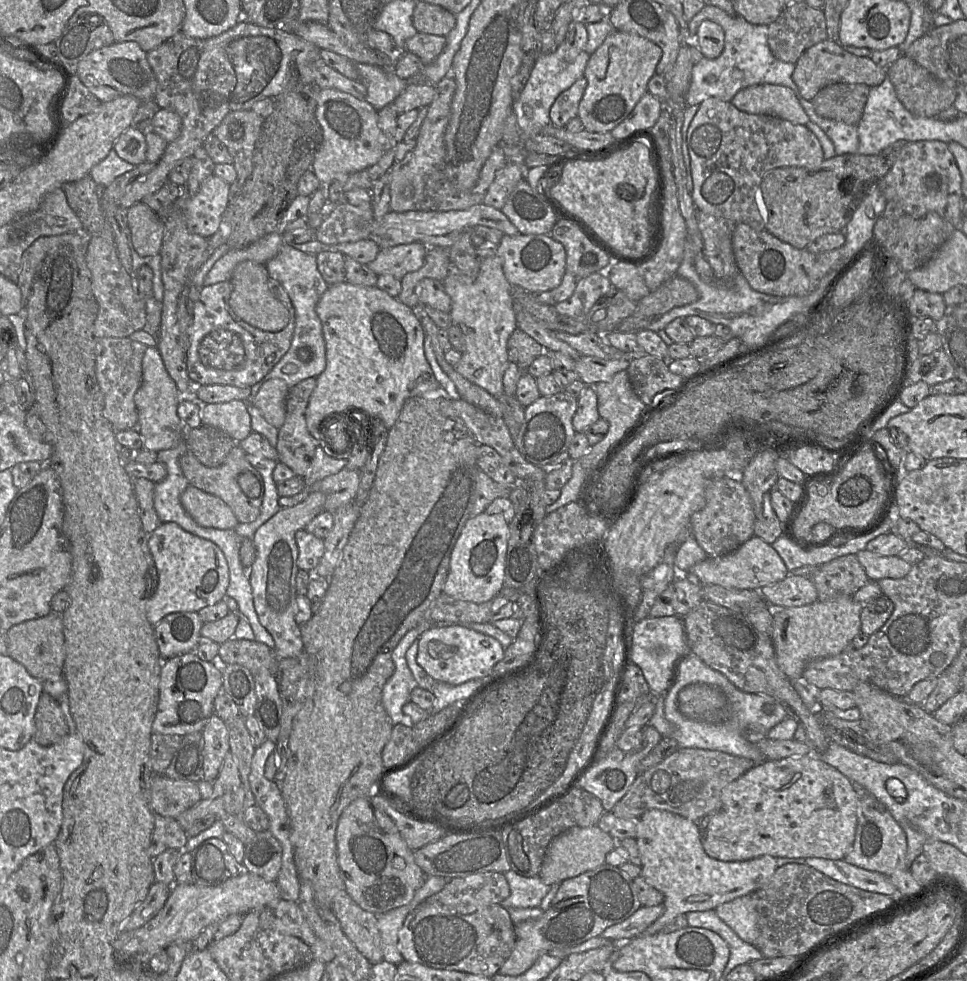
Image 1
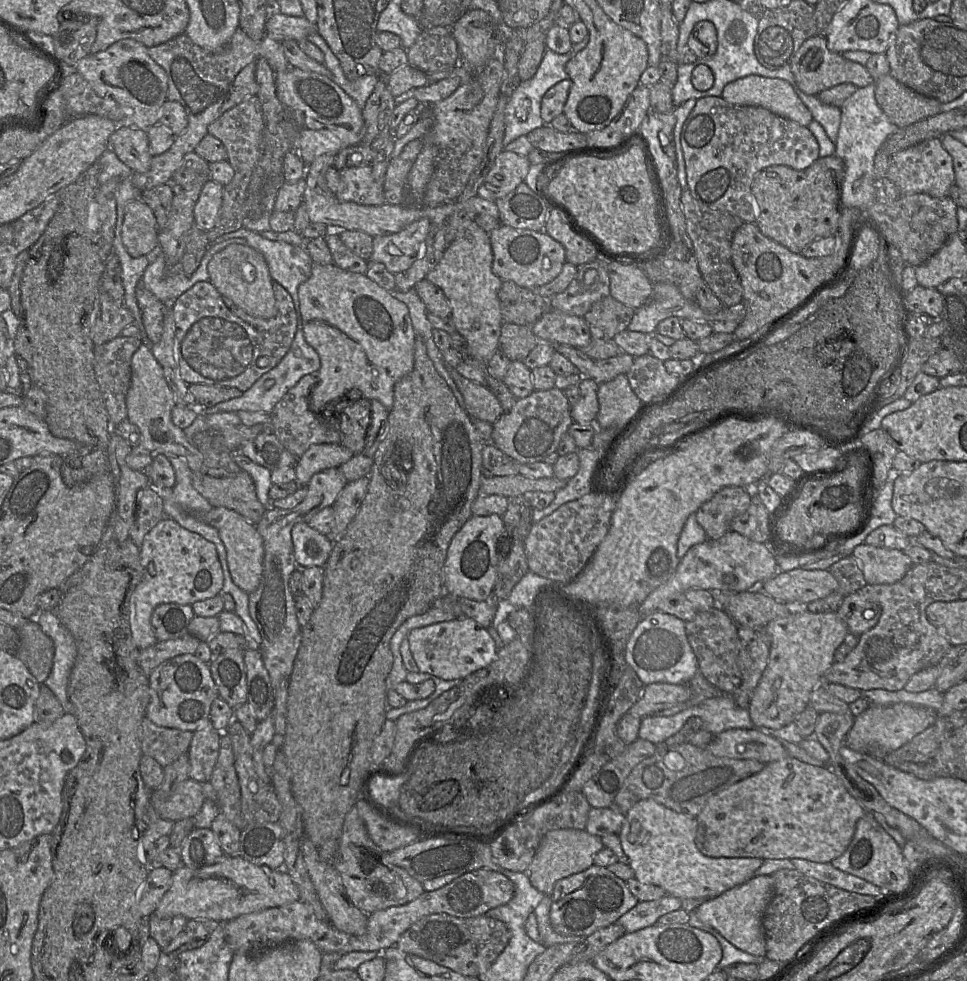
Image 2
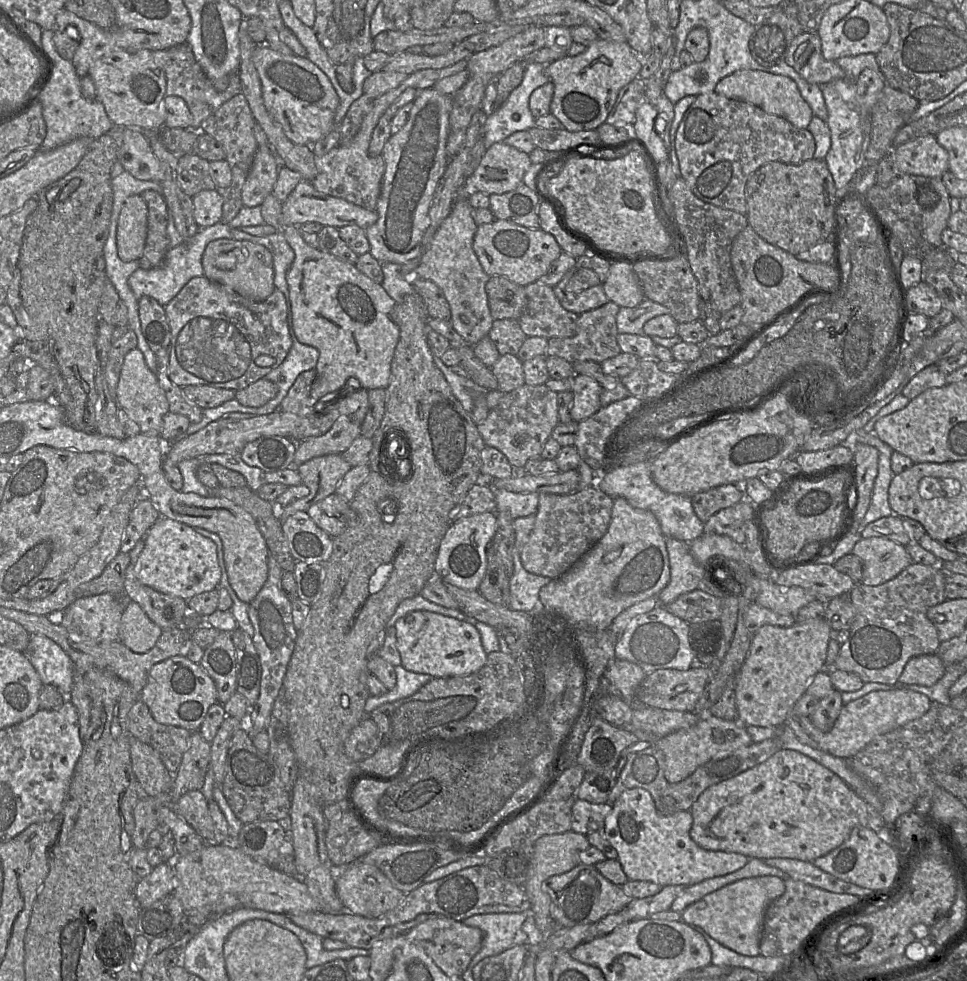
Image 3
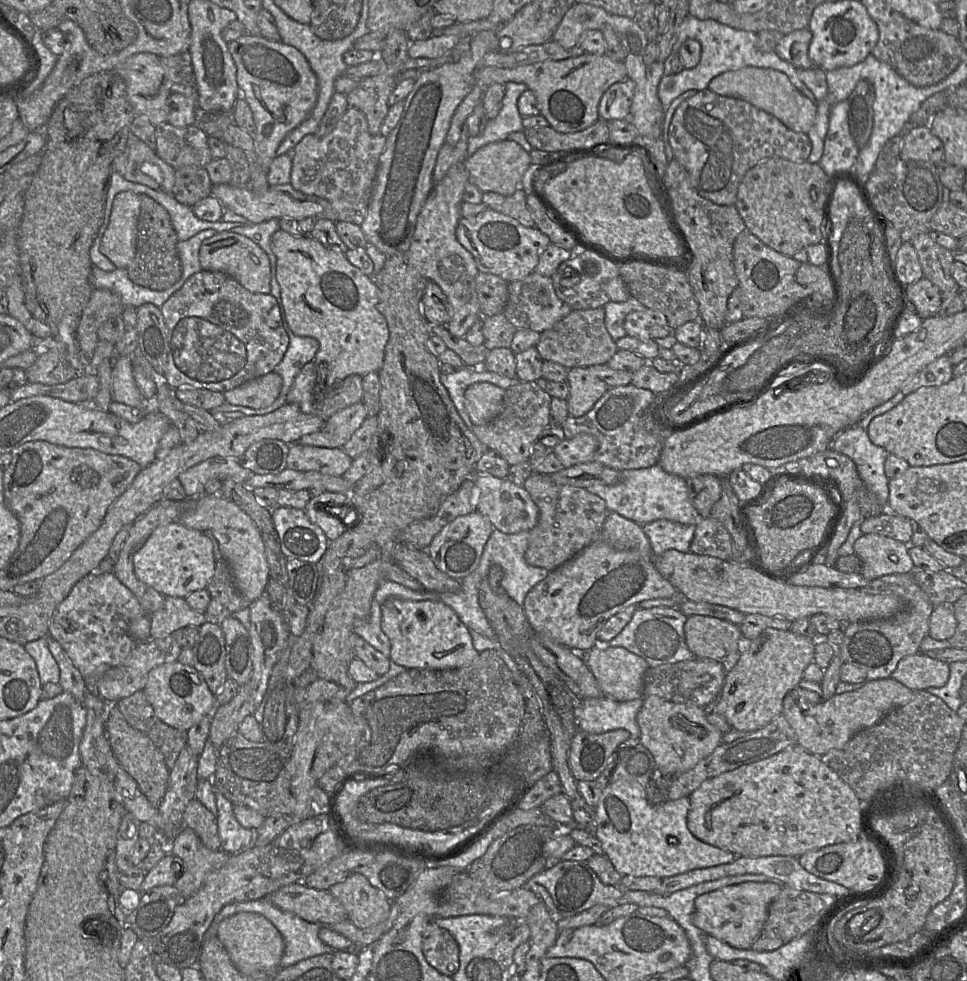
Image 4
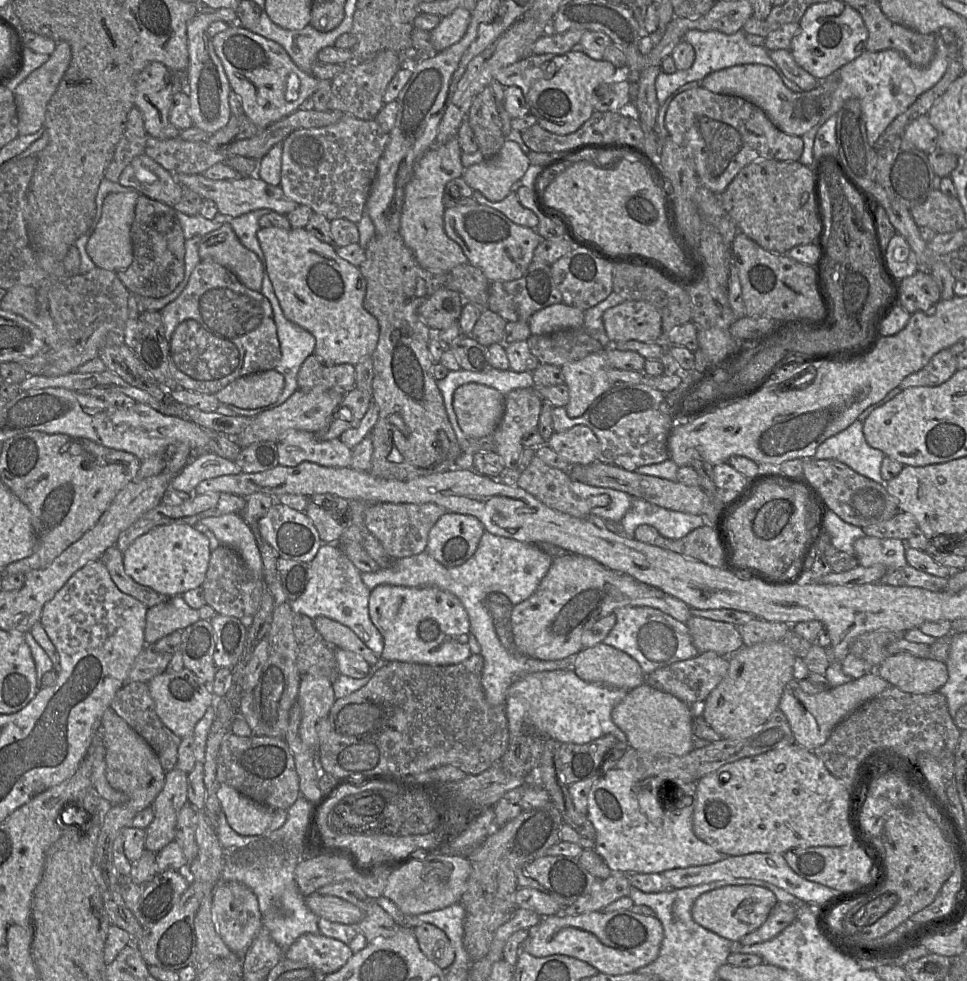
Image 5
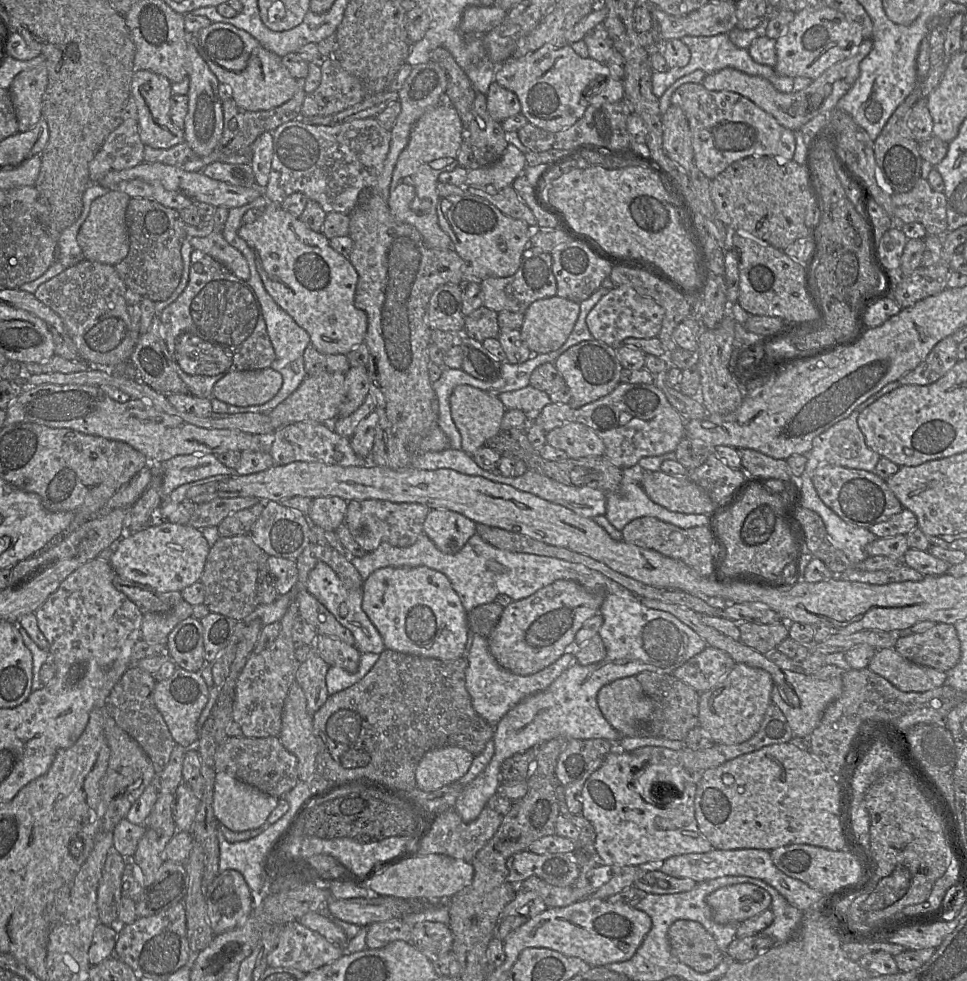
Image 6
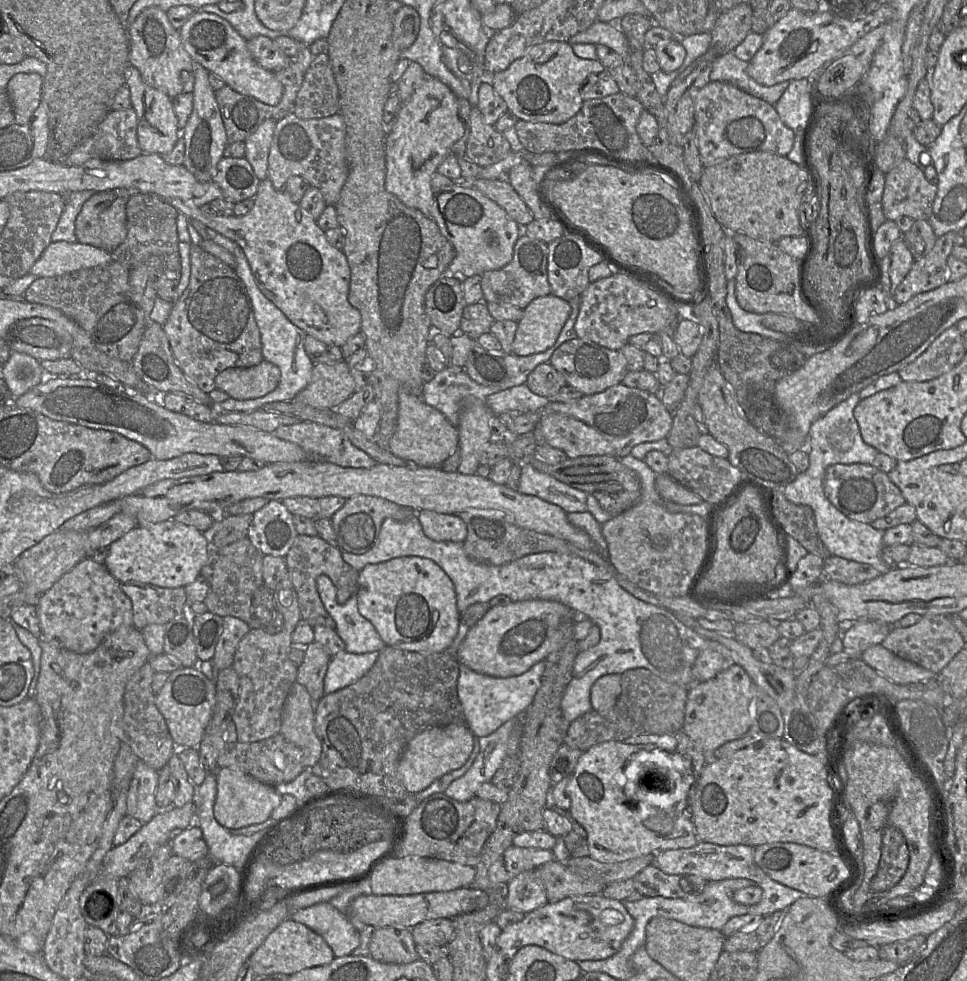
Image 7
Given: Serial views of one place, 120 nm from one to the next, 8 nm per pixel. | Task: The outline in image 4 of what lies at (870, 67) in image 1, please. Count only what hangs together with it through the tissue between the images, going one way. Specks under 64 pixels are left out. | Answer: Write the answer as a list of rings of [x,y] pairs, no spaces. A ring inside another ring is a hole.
[[[808,28],[795,30],[784,35],[777,44],[775,53],[797,69],[815,67],[808,55],[811,40],[812,32]]]

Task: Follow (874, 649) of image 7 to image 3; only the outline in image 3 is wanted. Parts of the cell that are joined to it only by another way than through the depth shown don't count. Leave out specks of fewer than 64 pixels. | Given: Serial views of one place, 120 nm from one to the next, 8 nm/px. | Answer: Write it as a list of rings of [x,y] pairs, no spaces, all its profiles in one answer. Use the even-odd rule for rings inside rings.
[[[936,653],[916,656],[906,663],[898,683],[931,687],[944,676],[945,672],[946,666]]]

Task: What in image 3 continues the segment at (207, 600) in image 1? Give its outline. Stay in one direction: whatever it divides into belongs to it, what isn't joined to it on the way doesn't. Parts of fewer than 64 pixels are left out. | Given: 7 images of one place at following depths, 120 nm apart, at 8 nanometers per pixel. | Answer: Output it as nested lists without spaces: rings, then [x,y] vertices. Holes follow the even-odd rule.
[[[160,518],[145,536],[145,546],[136,562],[136,575],[142,584],[185,601],[198,594],[217,590],[221,569],[216,544],[191,526]],[[135,602],[125,604],[120,624],[120,641],[135,653],[151,650],[160,638],[163,629],[155,624]]]

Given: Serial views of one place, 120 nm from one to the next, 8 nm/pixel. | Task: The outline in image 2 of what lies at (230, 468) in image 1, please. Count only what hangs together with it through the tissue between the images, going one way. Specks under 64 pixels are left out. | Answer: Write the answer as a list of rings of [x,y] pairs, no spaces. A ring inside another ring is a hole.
[[[243,470],[231,478],[193,472],[193,486],[213,507],[231,509],[252,524],[257,524],[267,510],[257,497],[252,477]]]

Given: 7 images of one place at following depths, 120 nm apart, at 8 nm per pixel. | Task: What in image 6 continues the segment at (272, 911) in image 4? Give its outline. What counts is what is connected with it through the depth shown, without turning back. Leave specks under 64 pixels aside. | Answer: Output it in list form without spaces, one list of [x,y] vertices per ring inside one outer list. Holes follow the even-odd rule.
[[[299,780],[293,789],[291,789],[283,797],[281,797],[287,800],[289,803],[289,810],[286,812],[286,814],[282,816],[278,821],[271,824],[265,831],[263,831],[258,836],[245,841],[240,841],[240,842],[227,841],[227,839],[224,837],[221,830],[219,829],[219,823],[218,823],[217,838],[219,841],[219,872],[223,872],[225,870],[231,869],[241,873],[252,892],[252,895],[254,897],[254,902],[258,896],[262,896],[264,894],[264,892],[268,888],[268,882],[271,880],[276,880],[284,870],[281,868],[279,862],[279,856],[280,856],[282,845],[284,843],[287,834],[294,826],[302,808],[304,807],[304,805],[312,795],[313,792],[311,792],[311,788],[308,782]]]

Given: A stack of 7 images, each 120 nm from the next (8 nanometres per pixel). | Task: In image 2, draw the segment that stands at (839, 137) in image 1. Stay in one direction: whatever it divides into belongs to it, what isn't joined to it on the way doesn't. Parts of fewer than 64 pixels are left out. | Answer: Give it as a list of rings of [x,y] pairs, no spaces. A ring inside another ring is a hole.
[[[786,66],[780,67],[780,69],[786,70],[787,74],[791,76],[791,79],[796,87],[795,91],[797,94],[799,94],[799,98],[810,110],[814,120],[816,120],[823,126],[830,140],[835,143],[841,121],[840,108],[832,105],[826,105],[819,100],[818,96],[808,95],[804,93],[798,87],[794,74],[791,71],[791,68],[787,68]]]

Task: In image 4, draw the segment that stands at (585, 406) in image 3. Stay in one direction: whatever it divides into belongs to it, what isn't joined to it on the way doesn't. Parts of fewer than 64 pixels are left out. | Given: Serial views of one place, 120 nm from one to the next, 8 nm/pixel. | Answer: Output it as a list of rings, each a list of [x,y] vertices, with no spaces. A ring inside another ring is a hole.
[[[588,367],[572,368],[568,371],[567,401],[570,416],[579,418],[587,414],[610,388],[605,382],[593,375]]]

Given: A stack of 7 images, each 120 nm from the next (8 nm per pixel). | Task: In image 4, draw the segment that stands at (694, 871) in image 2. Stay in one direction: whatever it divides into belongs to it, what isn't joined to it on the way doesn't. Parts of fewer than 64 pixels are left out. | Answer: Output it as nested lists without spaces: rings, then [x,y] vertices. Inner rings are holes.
[[[618,780],[616,782],[610,783],[602,792],[600,799],[595,807],[595,818],[597,824],[596,837],[601,842],[604,855],[611,861],[615,869],[622,876],[636,876],[636,877],[659,877],[659,878],[667,878],[679,874],[683,874],[695,869],[703,869],[715,867],[723,864],[728,864],[733,862],[737,857],[729,852],[722,850],[718,847],[709,845],[704,843],[694,837],[692,833],[689,831],[687,825],[687,817],[690,809],[690,799],[689,797],[682,797],[679,800],[679,805],[674,805],[674,803],[662,803],[660,805],[653,805],[648,801],[646,791],[644,788],[636,781],[627,781],[627,780]]]

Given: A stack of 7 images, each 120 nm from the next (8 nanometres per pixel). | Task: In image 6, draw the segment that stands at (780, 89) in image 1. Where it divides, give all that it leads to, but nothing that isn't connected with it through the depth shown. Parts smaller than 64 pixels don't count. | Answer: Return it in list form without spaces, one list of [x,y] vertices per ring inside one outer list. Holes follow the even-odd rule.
[[[863,39],[856,51],[848,58],[825,70],[805,89],[798,92],[779,92],[771,82],[760,76],[748,75],[733,68],[724,68],[707,74],[702,85],[709,91],[730,91],[752,101],[760,109],[771,115],[780,125],[799,131],[808,121],[819,114],[831,114],[838,101],[850,90],[860,73],[860,63],[872,49],[872,39]]]

